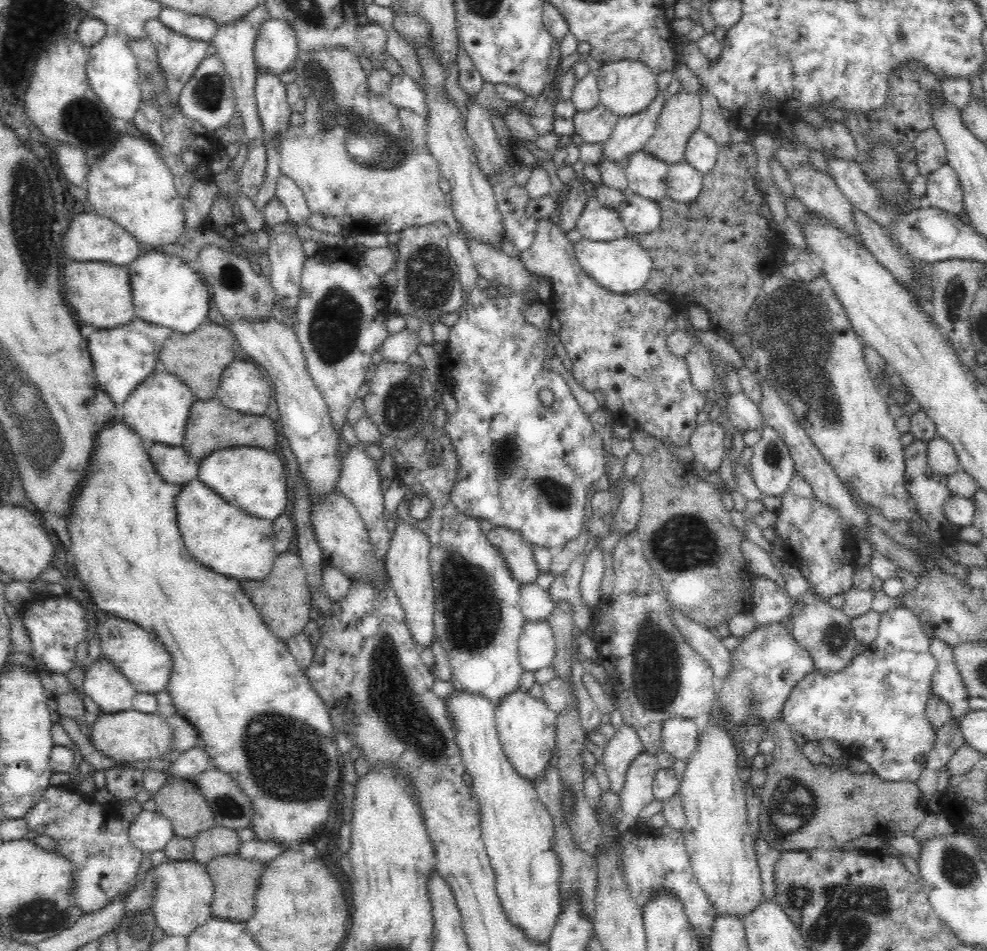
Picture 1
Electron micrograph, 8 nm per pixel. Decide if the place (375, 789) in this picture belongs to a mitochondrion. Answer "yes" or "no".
no

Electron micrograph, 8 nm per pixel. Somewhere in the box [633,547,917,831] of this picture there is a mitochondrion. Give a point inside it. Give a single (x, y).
(835, 636)

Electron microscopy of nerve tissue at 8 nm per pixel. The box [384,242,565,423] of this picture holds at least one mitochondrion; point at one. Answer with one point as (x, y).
(428, 278)

